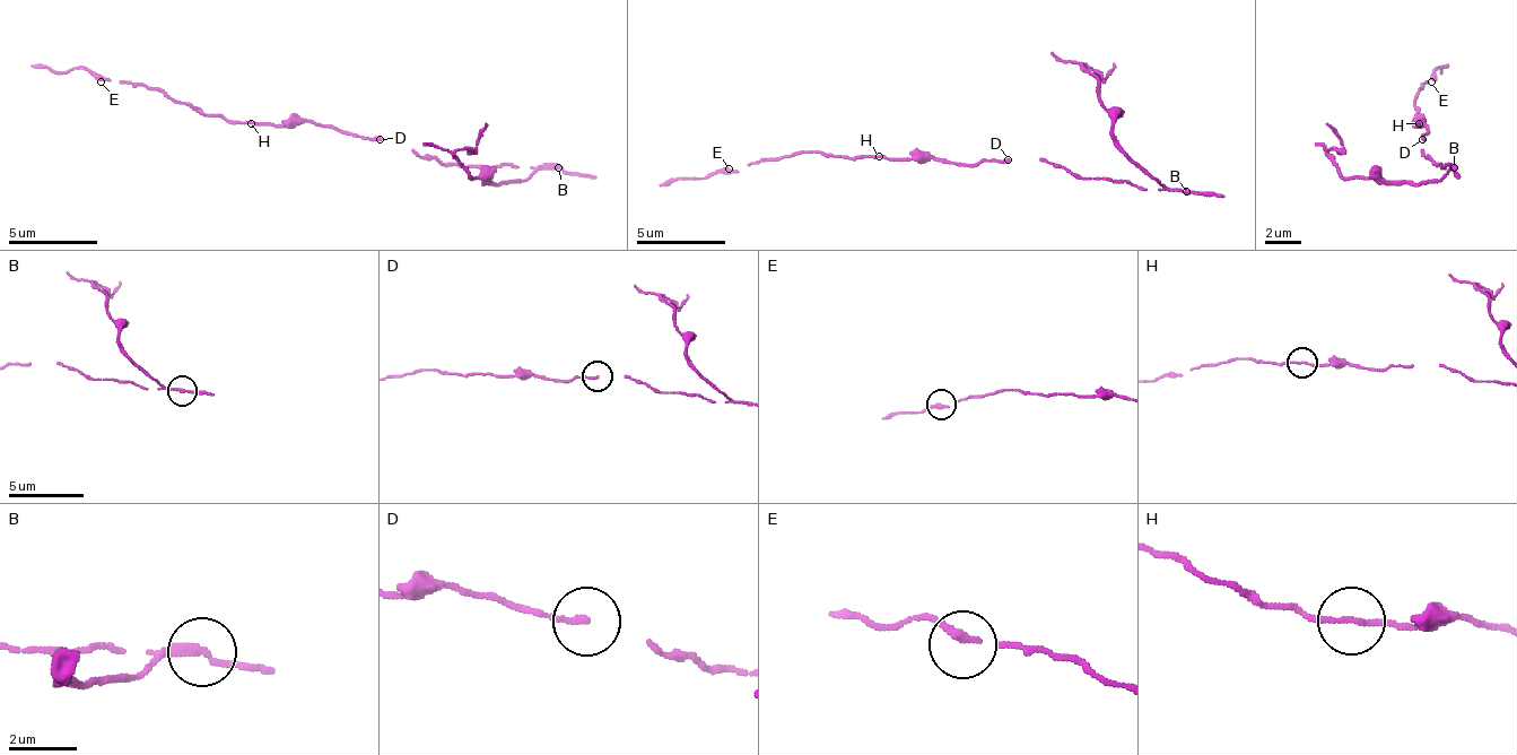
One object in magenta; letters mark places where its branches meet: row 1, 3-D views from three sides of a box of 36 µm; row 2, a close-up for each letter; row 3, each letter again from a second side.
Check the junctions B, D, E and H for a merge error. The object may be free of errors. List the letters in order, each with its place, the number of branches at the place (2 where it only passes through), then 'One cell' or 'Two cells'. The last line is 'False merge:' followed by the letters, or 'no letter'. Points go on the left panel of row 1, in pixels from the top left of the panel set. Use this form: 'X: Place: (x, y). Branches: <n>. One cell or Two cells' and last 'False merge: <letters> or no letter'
B: Place: (558, 167). Branches: 2. Two cells
D: Place: (380, 139). Branches: 1. One cell
E: Place: (101, 81). Branches: 2. One cell
H: Place: (251, 123). Branches: 2. One cell
False merge: B

